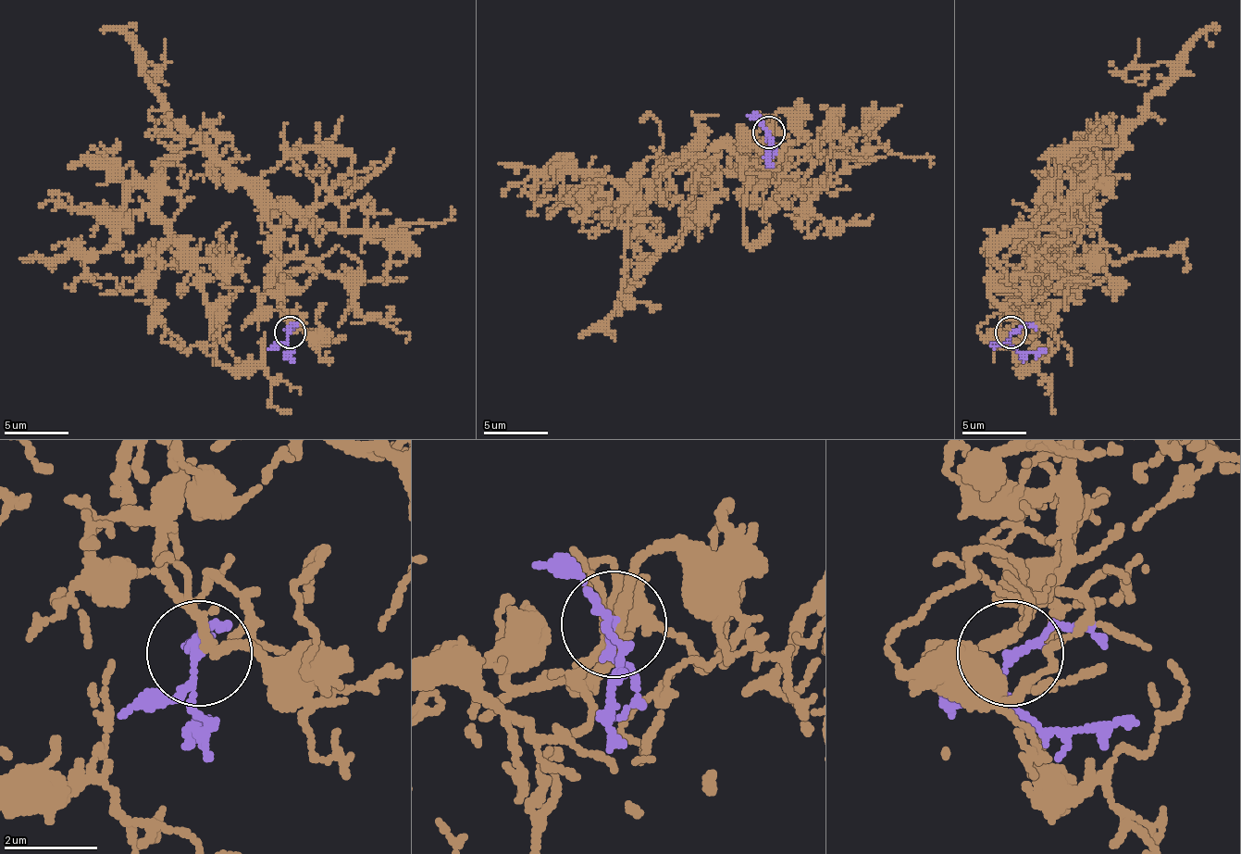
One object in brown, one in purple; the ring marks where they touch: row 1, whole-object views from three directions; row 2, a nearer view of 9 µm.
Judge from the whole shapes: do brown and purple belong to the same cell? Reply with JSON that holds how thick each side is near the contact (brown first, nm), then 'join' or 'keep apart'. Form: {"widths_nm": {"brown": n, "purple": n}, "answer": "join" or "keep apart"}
{"widths_nm": {"brown": 200, "purple": 130}, "answer": "join"}

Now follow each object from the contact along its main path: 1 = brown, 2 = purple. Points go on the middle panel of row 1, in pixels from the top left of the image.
1: (769, 131), (699, 189), (676, 238), (644, 228), (647, 186), (688, 154), (731, 147), (769, 173)
2: (769, 131), (766, 131), (769, 141), (766, 167)

